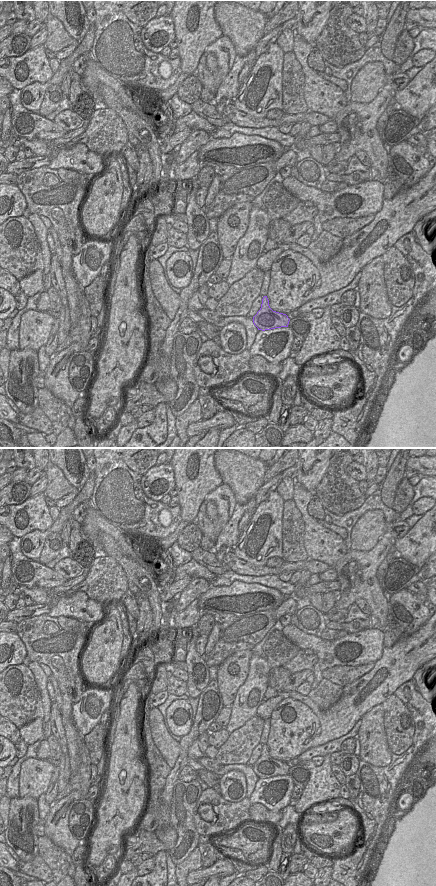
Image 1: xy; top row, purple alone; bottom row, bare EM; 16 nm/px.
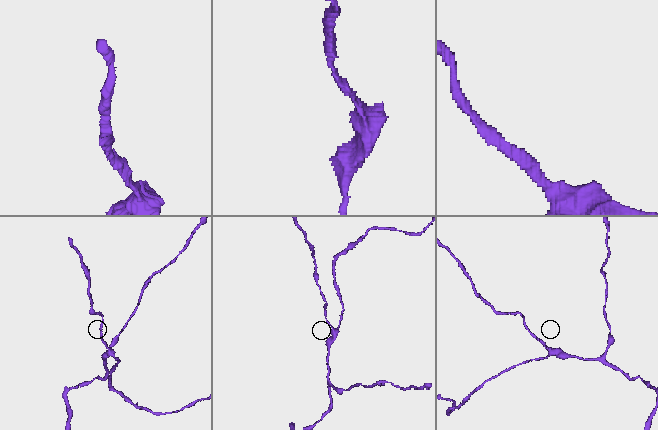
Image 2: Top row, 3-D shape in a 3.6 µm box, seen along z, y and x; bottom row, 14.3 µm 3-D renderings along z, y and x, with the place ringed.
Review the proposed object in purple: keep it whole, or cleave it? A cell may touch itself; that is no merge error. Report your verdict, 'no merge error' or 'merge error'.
no merge error

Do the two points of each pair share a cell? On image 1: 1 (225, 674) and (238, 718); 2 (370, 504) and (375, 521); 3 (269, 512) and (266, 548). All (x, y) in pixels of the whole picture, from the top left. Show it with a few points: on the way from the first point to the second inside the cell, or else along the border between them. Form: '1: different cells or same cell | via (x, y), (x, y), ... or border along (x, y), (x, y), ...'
1: different cells | border along (245, 681), (239, 688), (231, 705)
2: different cells | border along (392, 521), (370, 509), (354, 524)
3: same cell | via (275, 521), (269, 528), (266, 539)

